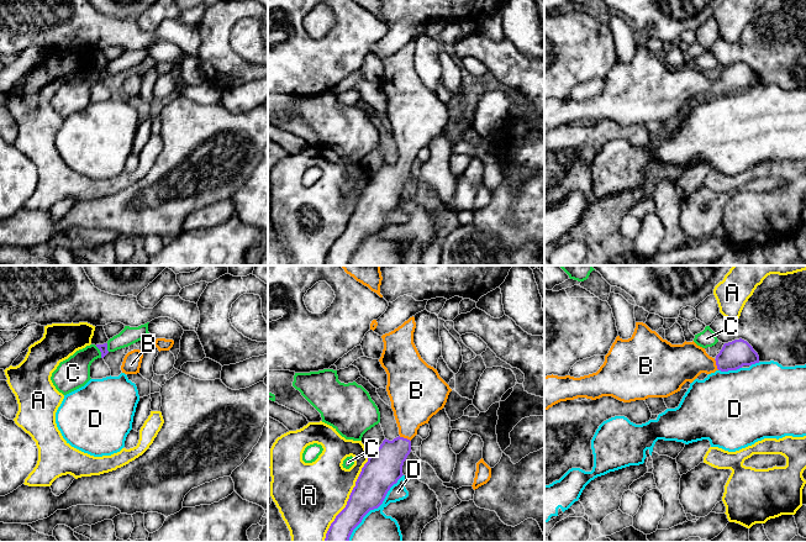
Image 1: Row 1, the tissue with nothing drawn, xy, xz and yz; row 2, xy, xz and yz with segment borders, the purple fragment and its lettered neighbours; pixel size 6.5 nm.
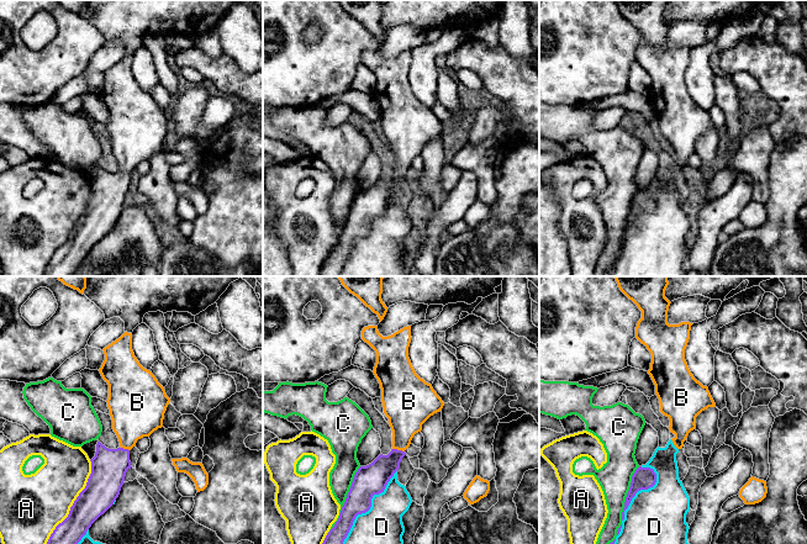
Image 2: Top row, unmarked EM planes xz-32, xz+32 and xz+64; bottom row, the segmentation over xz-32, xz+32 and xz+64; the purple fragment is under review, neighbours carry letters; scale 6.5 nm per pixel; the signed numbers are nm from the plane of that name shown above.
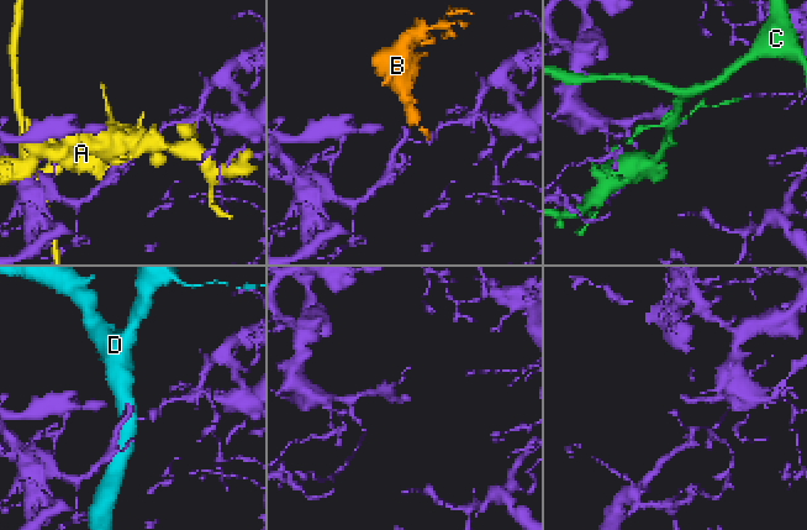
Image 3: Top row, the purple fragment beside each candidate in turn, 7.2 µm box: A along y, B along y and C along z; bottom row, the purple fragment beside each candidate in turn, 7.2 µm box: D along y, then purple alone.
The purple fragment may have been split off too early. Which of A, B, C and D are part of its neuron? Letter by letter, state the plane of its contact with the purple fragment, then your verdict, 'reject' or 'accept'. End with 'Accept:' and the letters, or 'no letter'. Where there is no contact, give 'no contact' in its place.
A: contact in xz; reject
B: contact in xz; accept
C: contact in xy; reject
D: contact in xz; reject
Accept: B

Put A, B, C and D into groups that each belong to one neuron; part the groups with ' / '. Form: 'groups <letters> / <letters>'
groups A / B / C / D

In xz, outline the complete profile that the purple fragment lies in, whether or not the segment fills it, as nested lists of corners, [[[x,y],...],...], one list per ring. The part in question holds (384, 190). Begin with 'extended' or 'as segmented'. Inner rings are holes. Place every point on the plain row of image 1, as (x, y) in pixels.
extended; [[[412,40],[394,54],[381,59],[384,73],[379,85],[388,98],[386,115],[400,159],[393,164],[385,162],[380,170],[369,178],[346,231],[331,247],[325,265],[348,265],[353,253],[362,246],[363,241],[383,227],[390,211],[404,199],[402,189],[411,175],[411,163],[422,148],[428,147],[430,142],[444,131],[452,115],[437,93],[421,81],[413,67],[415,52],[416,46]]]

